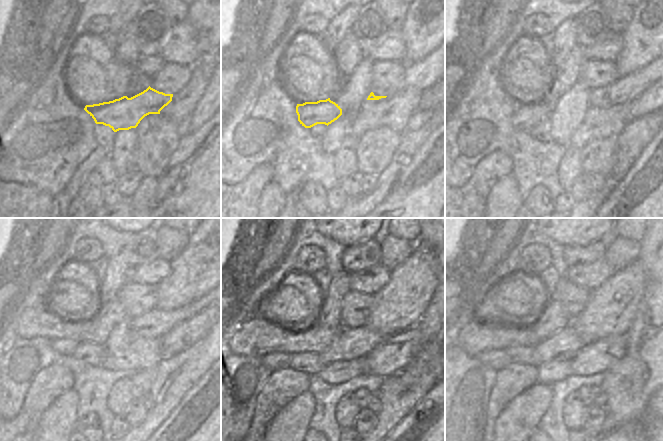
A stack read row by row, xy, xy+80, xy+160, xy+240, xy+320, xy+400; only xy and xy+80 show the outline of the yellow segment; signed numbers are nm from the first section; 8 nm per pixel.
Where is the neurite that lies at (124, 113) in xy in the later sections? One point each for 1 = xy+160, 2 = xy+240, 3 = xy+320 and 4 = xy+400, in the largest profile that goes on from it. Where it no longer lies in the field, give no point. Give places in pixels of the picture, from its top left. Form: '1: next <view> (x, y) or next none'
1: next xy+160 (526, 116)
2: next xy+240 (65, 347)
3: next xy+320 (275, 361)
4: next xy+400 (496, 359)

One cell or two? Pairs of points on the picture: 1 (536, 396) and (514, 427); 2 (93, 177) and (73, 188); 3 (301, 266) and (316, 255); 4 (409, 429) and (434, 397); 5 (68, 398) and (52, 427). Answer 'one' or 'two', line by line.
1: one
2: two
3: one
4: one
5: one

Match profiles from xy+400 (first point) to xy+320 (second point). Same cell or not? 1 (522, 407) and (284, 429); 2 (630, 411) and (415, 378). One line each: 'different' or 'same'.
1: same
2: same

